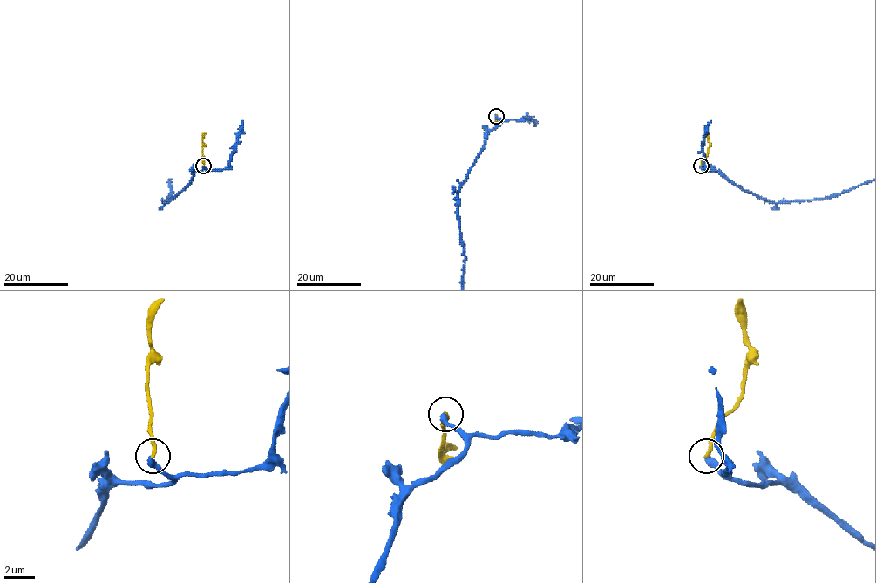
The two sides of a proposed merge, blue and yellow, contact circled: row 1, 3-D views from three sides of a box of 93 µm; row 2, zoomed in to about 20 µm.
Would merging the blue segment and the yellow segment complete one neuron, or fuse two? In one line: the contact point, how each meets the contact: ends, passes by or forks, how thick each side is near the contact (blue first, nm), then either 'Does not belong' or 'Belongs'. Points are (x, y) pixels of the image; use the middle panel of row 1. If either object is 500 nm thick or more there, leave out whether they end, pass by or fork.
Place: (496, 116). At the ring blue ends. At the ring yellow ends. Thickness 400 nm (blue) against 240 nm. Does not belong

